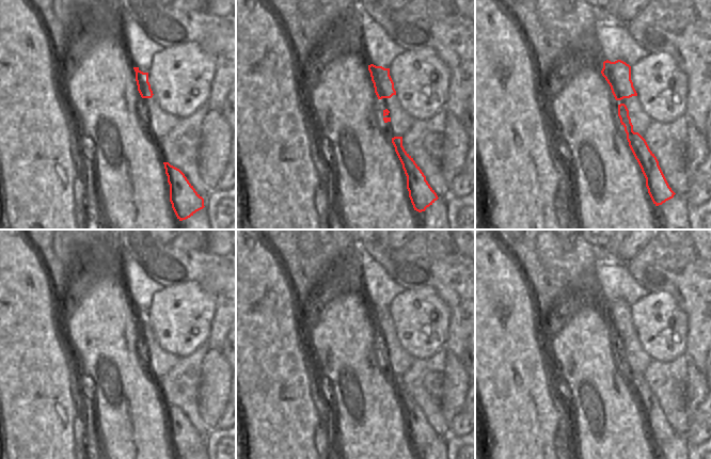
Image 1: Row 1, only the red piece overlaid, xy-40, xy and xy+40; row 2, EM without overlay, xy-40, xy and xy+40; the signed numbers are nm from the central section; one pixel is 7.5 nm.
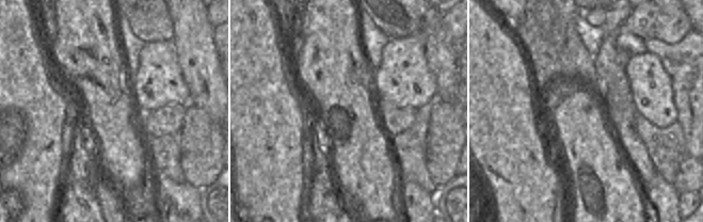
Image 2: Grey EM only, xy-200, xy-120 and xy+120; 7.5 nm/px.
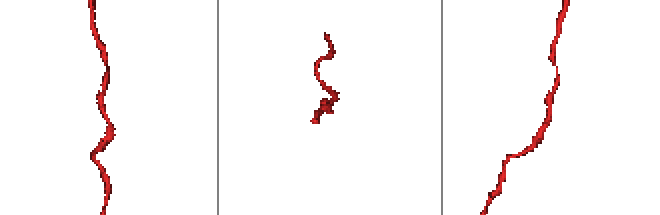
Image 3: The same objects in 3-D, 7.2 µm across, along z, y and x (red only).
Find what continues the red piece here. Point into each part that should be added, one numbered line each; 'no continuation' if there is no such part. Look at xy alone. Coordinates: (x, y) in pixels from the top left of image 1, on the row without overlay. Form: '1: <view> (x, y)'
no continuation

